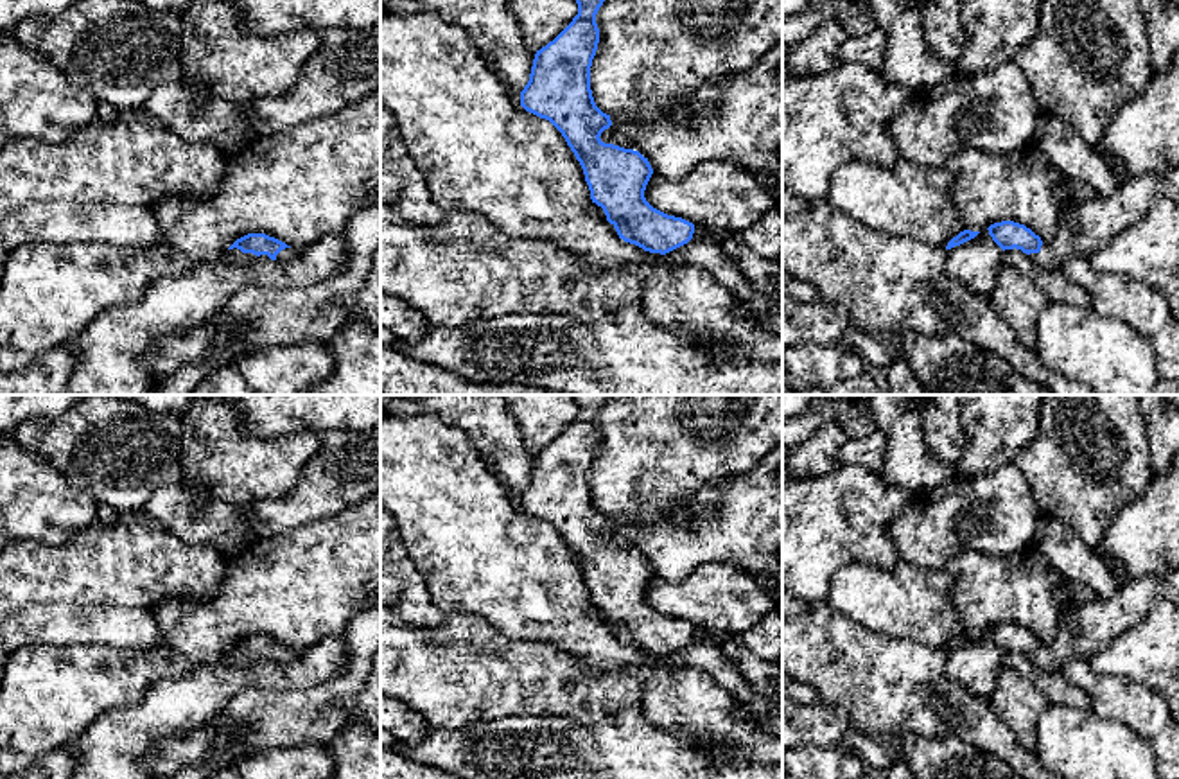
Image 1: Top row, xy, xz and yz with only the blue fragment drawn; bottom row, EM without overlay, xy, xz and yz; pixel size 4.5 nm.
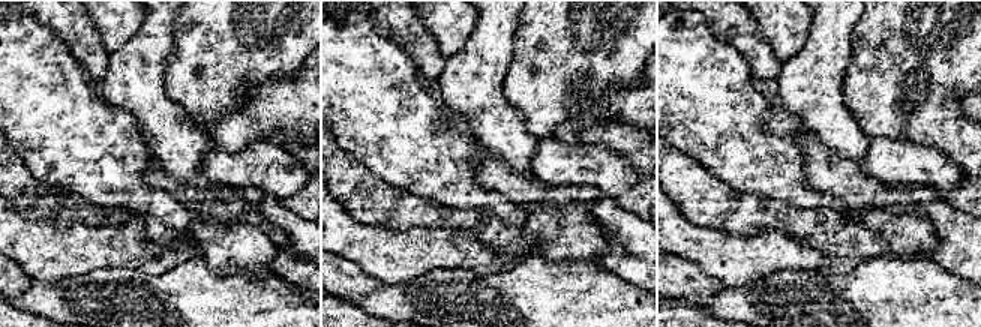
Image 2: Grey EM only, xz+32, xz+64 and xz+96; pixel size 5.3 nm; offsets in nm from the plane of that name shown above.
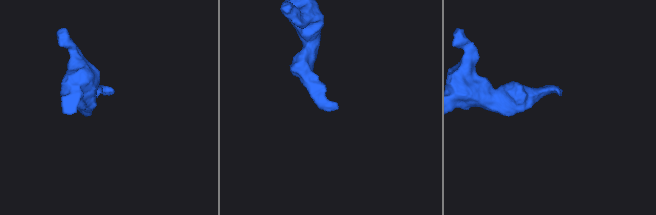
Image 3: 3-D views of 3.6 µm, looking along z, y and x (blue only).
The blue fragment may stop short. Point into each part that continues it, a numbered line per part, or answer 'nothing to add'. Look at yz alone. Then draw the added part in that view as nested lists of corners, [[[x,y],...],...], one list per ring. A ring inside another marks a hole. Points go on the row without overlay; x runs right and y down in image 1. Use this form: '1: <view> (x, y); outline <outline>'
1: yz (1090, 627); outline [[[1170,567],[1163,576],[1125,582],[1113,598],[1077,607],[1061,619],[1055,641],[1028,659],[1050,673],[1061,671],[1071,659],[1089,659],[1118,634],[1138,625],[1157,598],[1179,605],[1179,567]]]

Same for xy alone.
1: xy (235, 657); outline [[[233,650],[233,652],[226,652],[224,653],[224,661],[235,666],[242,666],[242,668],[255,668],[258,662],[267,662],[267,657],[253,657],[253,655],[242,655],[240,652]]]

